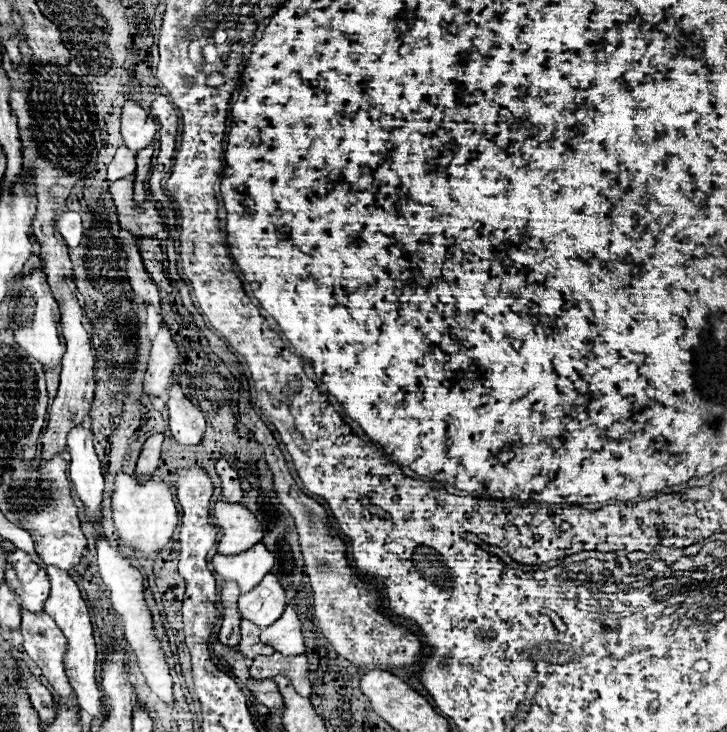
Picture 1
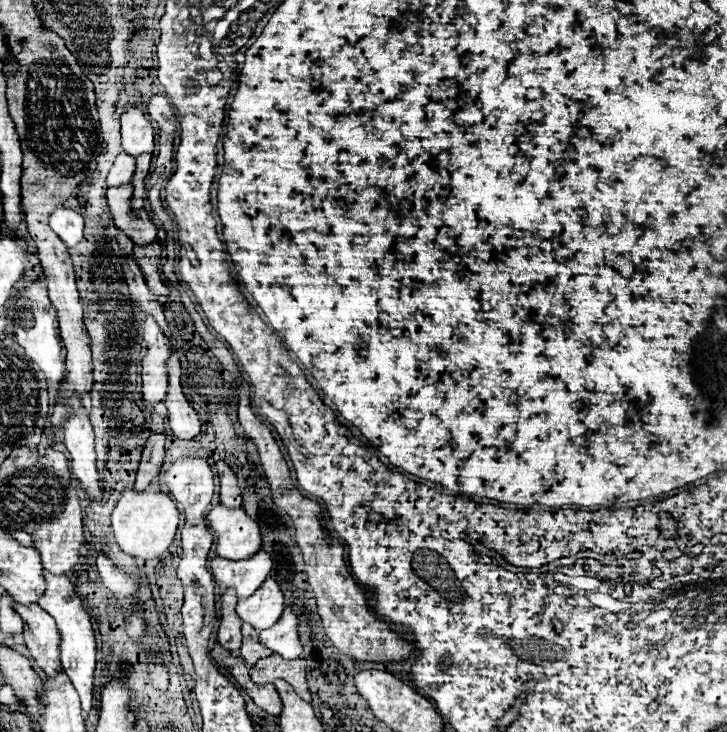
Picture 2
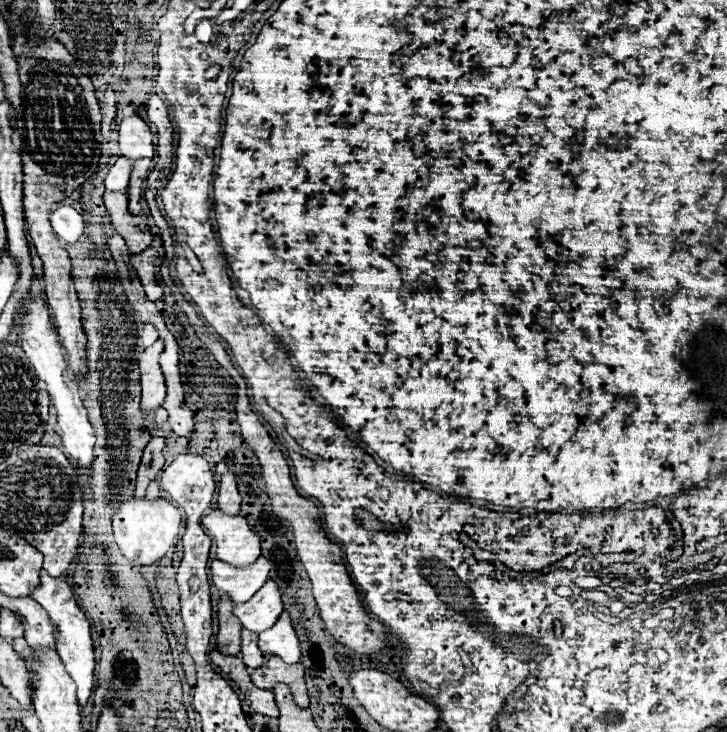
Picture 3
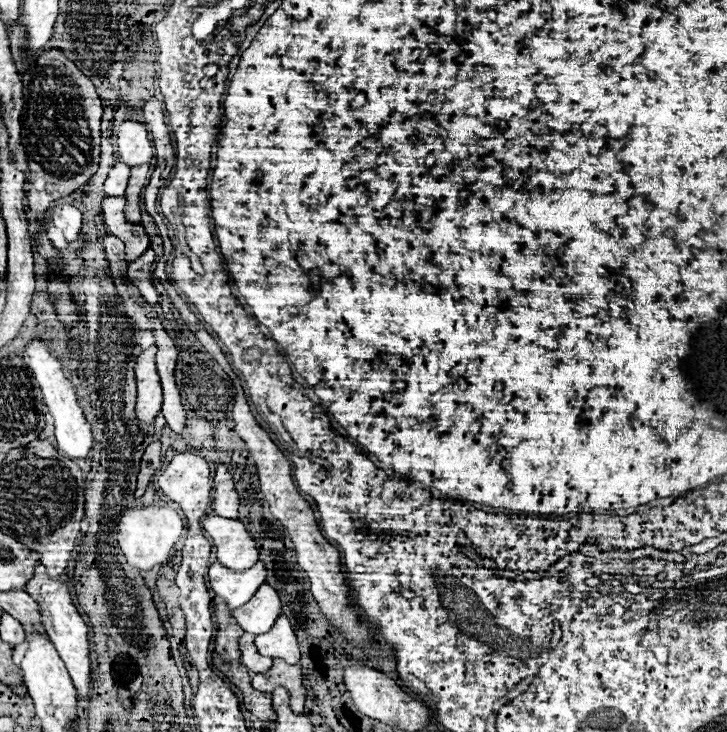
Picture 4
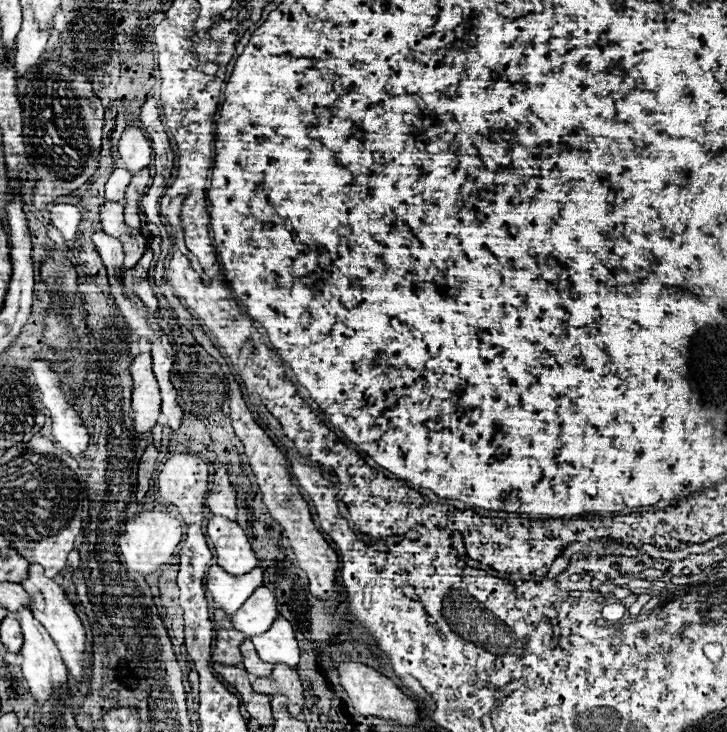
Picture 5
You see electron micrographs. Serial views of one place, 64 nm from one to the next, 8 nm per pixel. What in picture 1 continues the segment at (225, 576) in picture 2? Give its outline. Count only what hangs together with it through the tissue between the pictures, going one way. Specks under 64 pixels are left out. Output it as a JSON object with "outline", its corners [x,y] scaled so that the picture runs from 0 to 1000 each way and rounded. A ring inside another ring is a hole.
{"outline":[[[355,740],[330,757],[297,757],[292,770],[308,792],[322,792],[333,809],[341,809],[355,801],[355,795],[374,779],[377,757],[369,754],[360,740]]]}

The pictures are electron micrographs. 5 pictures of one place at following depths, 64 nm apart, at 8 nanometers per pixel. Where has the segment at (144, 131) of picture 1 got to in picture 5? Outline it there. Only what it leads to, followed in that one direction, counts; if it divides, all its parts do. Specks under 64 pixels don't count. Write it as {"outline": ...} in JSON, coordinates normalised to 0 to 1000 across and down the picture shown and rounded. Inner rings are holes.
{"outline":[[[173,172],[162,194],[162,210],[168,216],[165,227],[179,235],[201,230],[209,219],[209,202],[198,178],[190,172]]]}

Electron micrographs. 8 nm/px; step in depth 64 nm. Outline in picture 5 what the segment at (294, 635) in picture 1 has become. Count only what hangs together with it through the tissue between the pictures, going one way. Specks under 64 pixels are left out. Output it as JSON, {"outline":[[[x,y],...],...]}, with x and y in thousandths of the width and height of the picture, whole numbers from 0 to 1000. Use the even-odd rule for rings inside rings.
{"outline":[[[388,842],[380,844],[380,850],[374,852],[374,858],[352,872],[347,872],[355,896],[363,904],[371,907],[396,907],[396,910],[407,910],[410,899],[413,899],[413,888],[410,888],[410,877],[404,872],[404,861],[399,855],[399,850]]]}

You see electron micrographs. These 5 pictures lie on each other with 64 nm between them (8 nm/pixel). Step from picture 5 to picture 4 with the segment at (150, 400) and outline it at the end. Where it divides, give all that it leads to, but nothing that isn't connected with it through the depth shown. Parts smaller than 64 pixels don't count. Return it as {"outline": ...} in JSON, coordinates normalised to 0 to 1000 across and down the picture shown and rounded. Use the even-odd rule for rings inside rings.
{"outline":[[[215,473],[198,478],[187,492],[187,522],[190,522],[190,571],[206,579],[223,557],[223,525],[215,505]]]}

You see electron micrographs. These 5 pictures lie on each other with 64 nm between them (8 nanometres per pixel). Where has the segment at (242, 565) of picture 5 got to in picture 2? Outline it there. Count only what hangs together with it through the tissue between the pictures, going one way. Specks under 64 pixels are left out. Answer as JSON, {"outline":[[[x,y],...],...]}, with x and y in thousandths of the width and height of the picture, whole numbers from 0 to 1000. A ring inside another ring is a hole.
{"outline":[[[297,689],[283,705],[283,716],[297,730],[297,754],[305,762],[341,762],[358,751],[355,716],[333,694]]]}

